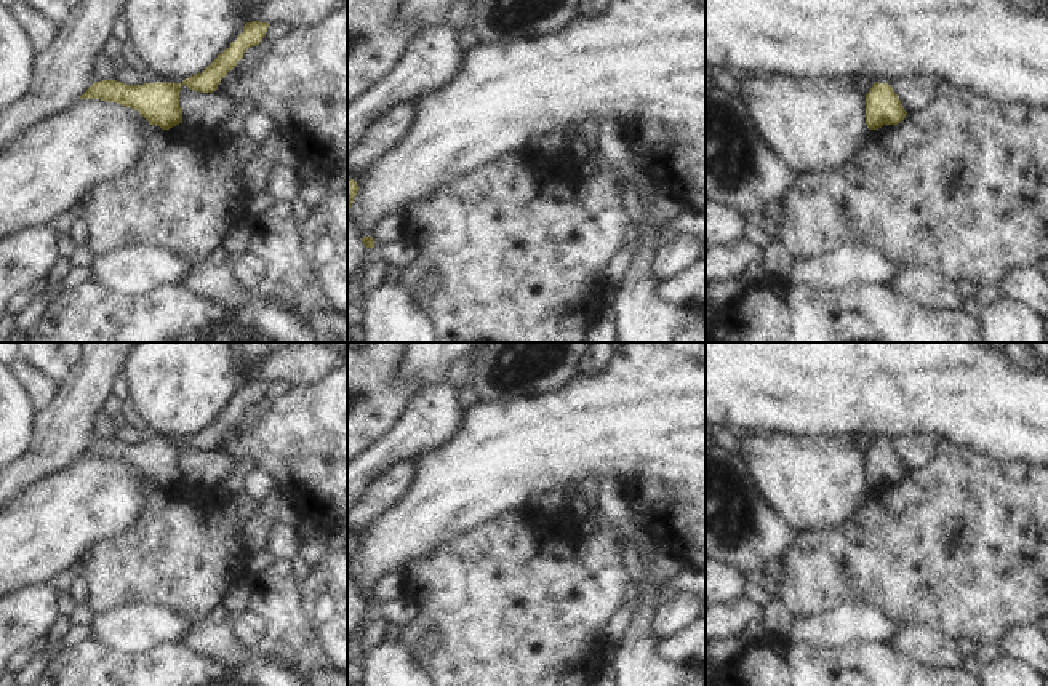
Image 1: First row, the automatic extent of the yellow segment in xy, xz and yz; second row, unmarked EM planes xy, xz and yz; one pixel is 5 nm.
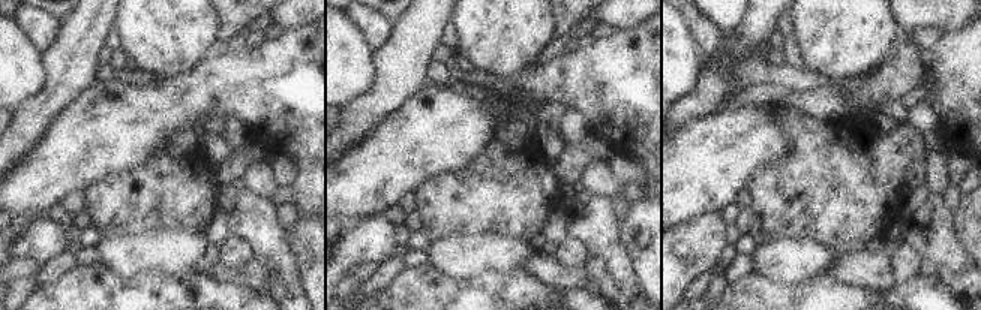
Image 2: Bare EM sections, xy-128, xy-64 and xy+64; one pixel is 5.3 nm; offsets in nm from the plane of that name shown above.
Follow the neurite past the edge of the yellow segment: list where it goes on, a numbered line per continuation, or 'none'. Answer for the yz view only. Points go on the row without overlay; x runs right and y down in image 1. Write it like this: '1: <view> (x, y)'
none

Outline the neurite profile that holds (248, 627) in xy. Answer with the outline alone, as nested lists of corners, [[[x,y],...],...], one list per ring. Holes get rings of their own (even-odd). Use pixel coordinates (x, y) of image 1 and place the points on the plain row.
[[[245,611],[235,619],[232,627],[234,627],[234,633],[238,638],[238,641],[245,648],[256,652],[258,644],[266,635],[267,624],[261,616]]]

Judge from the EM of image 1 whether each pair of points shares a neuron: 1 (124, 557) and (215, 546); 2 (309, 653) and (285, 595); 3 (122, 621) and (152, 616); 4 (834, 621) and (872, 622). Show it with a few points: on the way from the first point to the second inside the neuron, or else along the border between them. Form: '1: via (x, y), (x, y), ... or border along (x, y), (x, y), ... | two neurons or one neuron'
1: via (146, 557), (186, 557), (192, 554) | one neuron
2: via (295, 638), (290, 634), (285, 610) | one neuron
3: via (130, 621), (144, 621) | one neuron
4: via (844, 622), (863, 622) | one neuron

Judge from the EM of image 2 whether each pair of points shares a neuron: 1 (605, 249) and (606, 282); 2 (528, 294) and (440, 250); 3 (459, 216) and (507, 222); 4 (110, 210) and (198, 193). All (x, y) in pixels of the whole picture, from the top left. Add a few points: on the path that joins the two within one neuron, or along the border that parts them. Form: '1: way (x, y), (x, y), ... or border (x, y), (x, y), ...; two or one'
1: way (606, 256), (606, 274); one
2: border (518, 267), (485, 270), (465, 280), (449, 277); two
3: way (471, 216), (495, 216); one
4: way (132, 204), (158, 195), (176, 195); one

